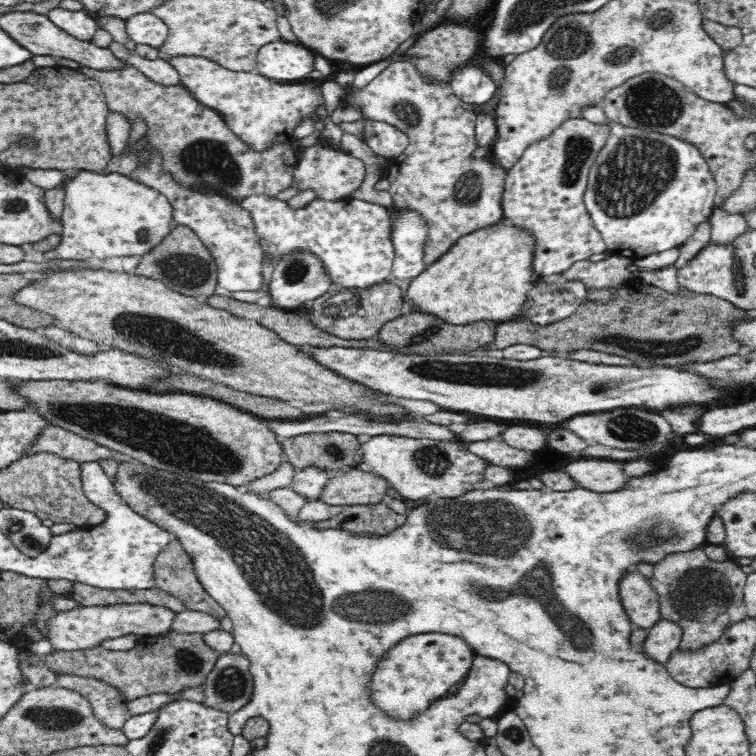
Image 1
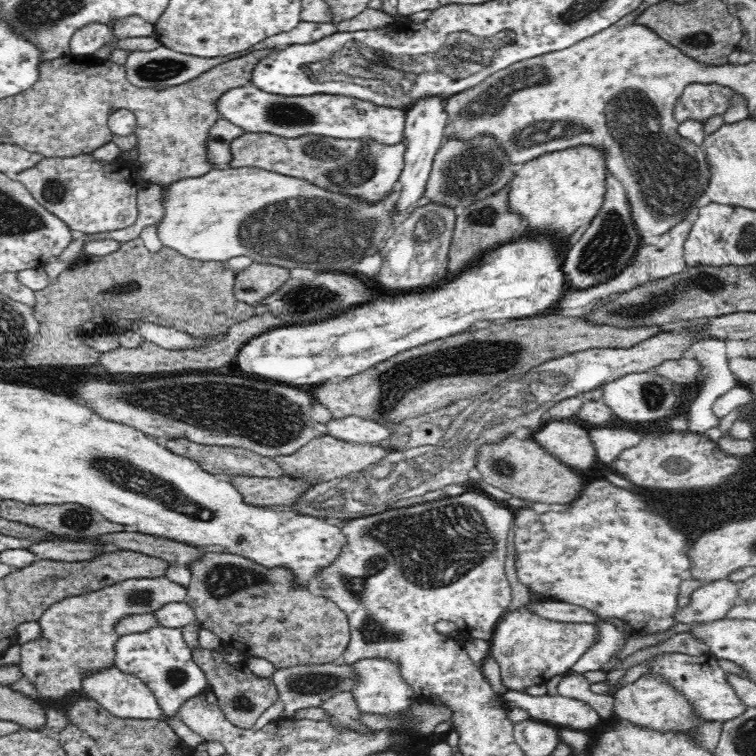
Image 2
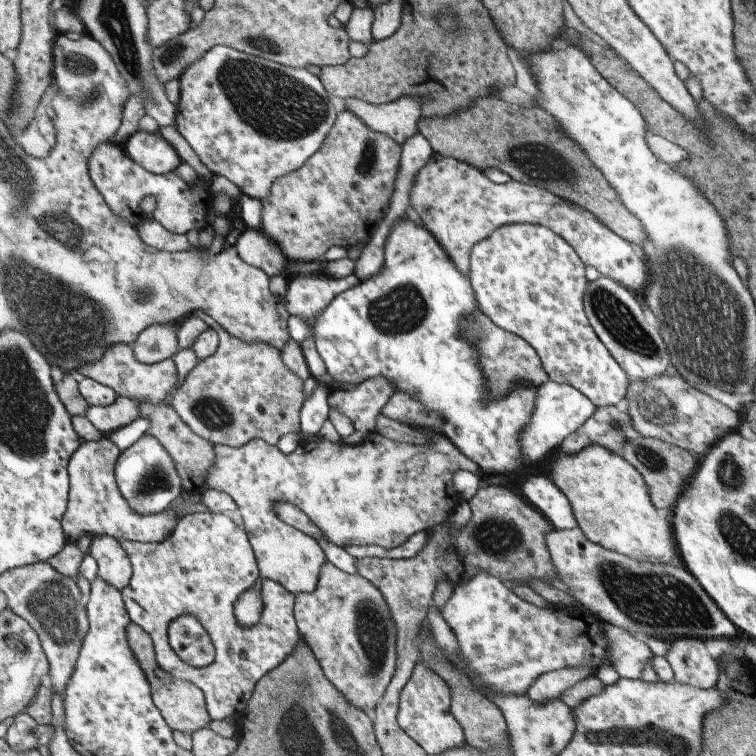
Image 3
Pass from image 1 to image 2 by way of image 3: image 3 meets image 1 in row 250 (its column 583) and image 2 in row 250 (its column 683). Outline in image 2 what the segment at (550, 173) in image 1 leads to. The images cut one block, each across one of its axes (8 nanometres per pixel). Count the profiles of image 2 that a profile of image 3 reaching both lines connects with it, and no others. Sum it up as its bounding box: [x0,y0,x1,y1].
[562,173,642,290]

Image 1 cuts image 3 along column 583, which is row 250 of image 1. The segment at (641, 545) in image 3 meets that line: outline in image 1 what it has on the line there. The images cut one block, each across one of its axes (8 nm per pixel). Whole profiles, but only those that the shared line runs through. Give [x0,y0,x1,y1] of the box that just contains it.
[404,218,537,325]

